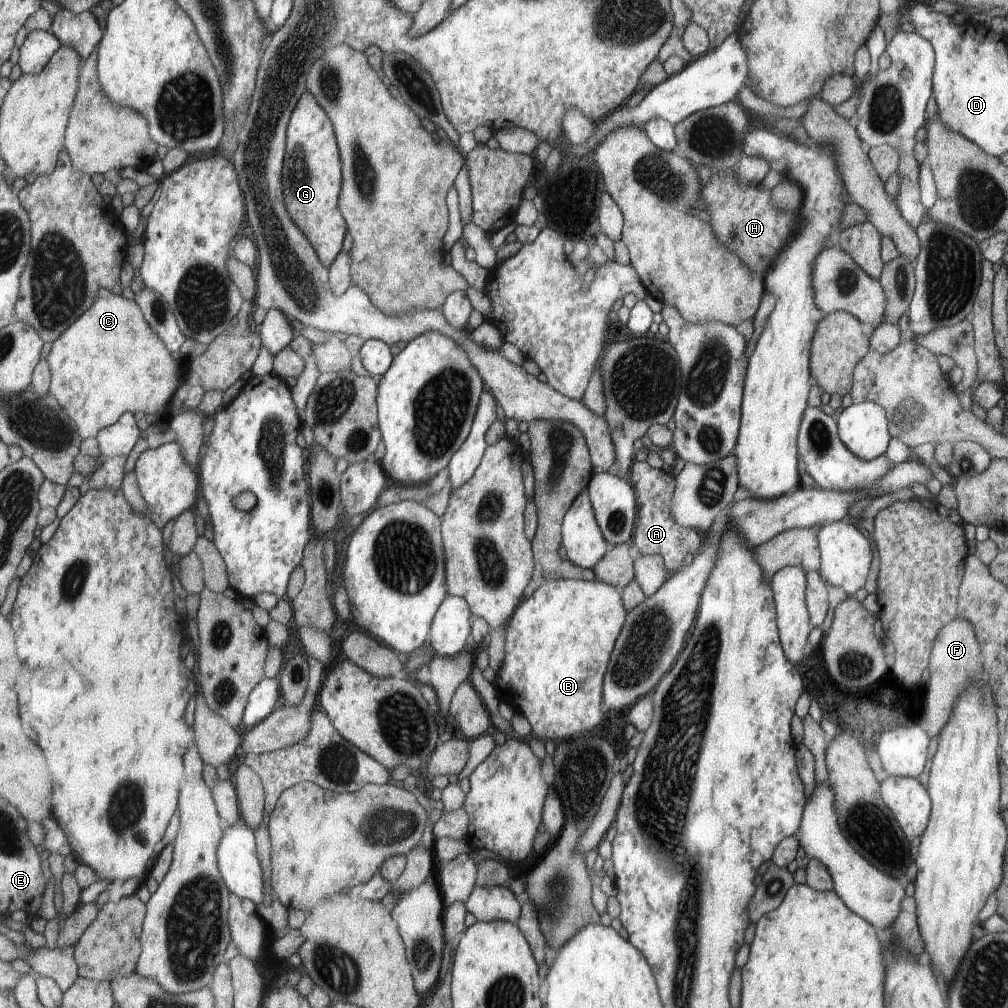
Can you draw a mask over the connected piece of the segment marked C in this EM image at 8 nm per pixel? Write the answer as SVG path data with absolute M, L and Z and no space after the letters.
M107 288L101 289L97 302L53 342L48 359L52 368L49 393L55 395L77 426L80 426L84 440L96 437L101 430L115 424L129 411L135 414L143 412L146 421L163 420L170 399L181 390L186 374L181 372L181 364L173 358L157 331L153 330L136 299L125 298Z

